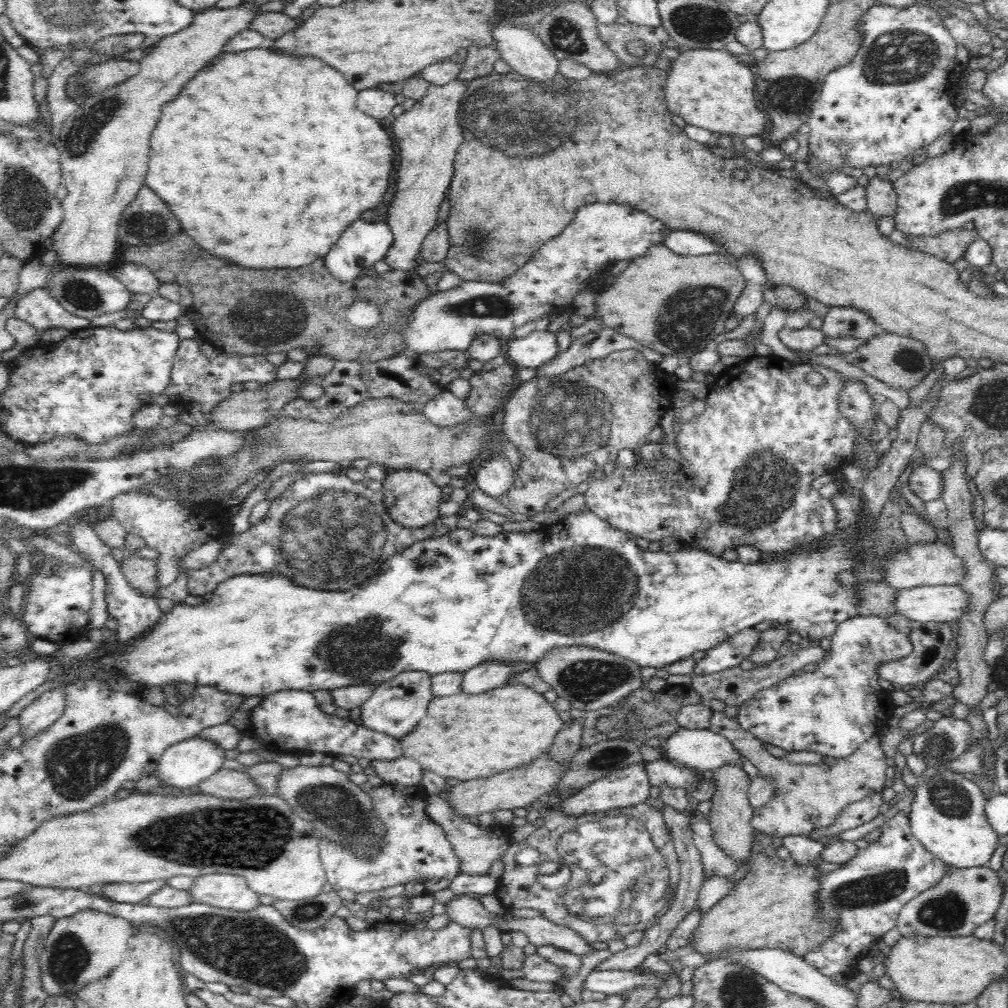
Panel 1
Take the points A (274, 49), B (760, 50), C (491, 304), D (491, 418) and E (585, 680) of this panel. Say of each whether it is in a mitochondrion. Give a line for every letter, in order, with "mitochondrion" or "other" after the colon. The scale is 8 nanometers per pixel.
A: other
B: other
C: mitochondrion
D: other
E: mitochondrion

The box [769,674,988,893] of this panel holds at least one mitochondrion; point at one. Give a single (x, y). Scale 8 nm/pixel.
(949, 798)

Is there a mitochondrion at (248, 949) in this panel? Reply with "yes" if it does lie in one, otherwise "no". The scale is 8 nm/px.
yes

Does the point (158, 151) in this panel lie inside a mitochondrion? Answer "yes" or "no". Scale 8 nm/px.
no

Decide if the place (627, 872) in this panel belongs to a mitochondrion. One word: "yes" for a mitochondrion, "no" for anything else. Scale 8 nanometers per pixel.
yes

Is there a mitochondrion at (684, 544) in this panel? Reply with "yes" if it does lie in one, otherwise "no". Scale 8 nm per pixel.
no

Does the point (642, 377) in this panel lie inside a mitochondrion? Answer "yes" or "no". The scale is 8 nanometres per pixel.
no

